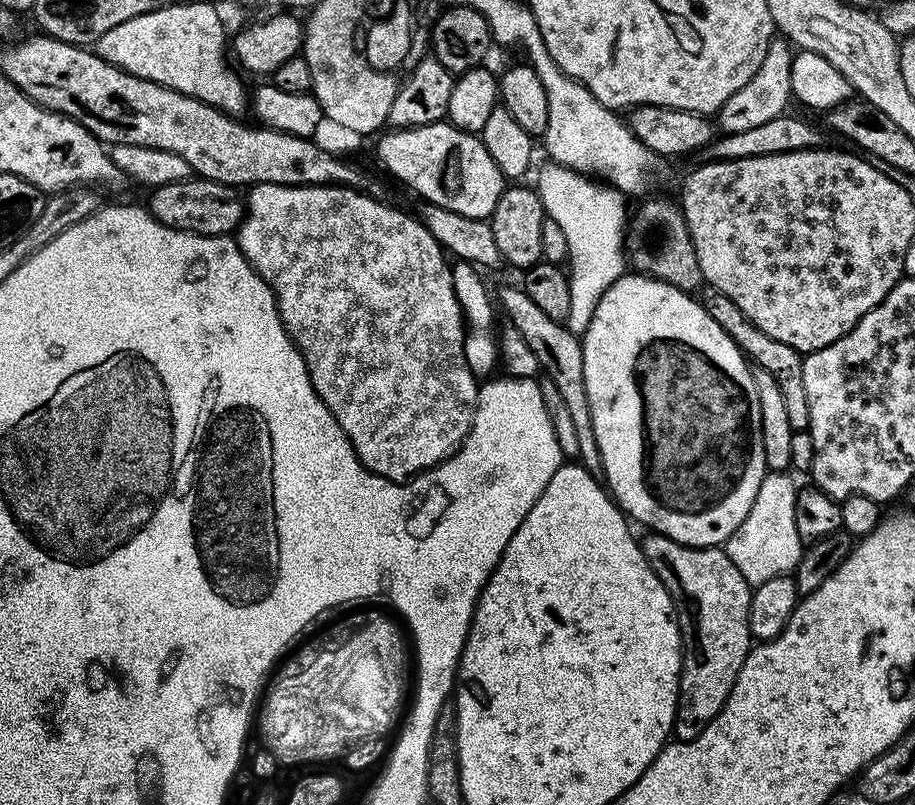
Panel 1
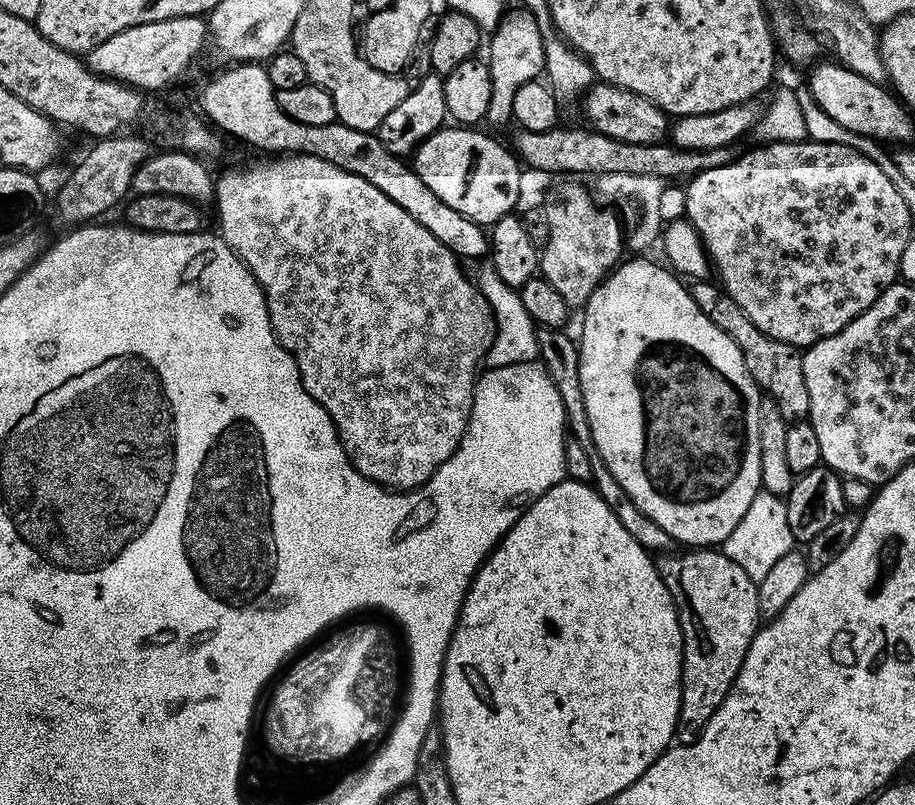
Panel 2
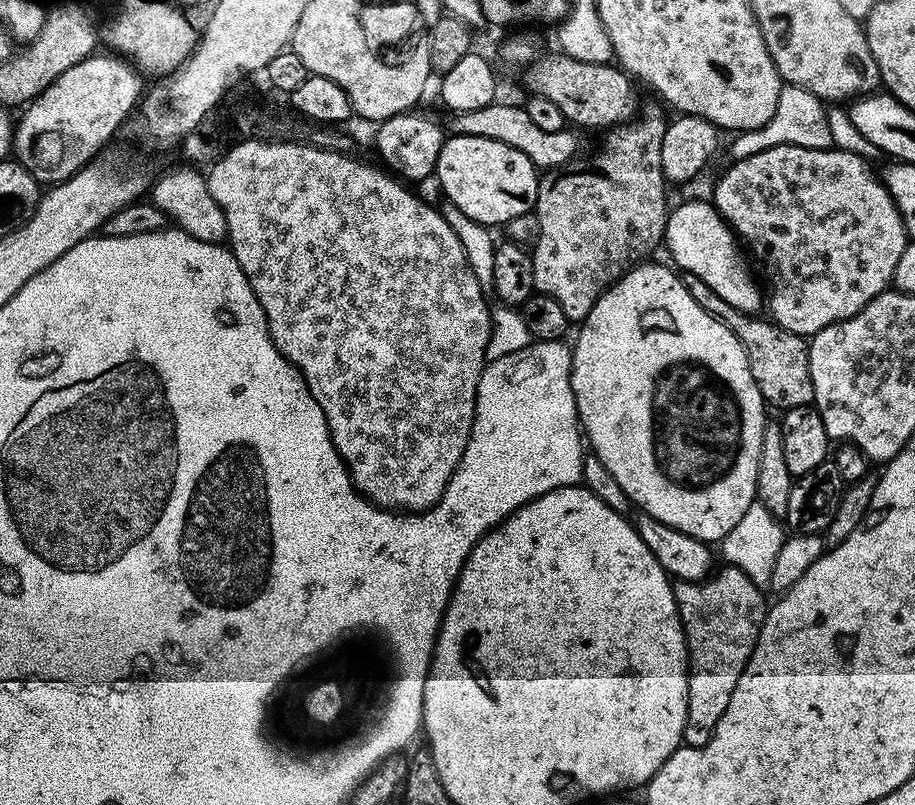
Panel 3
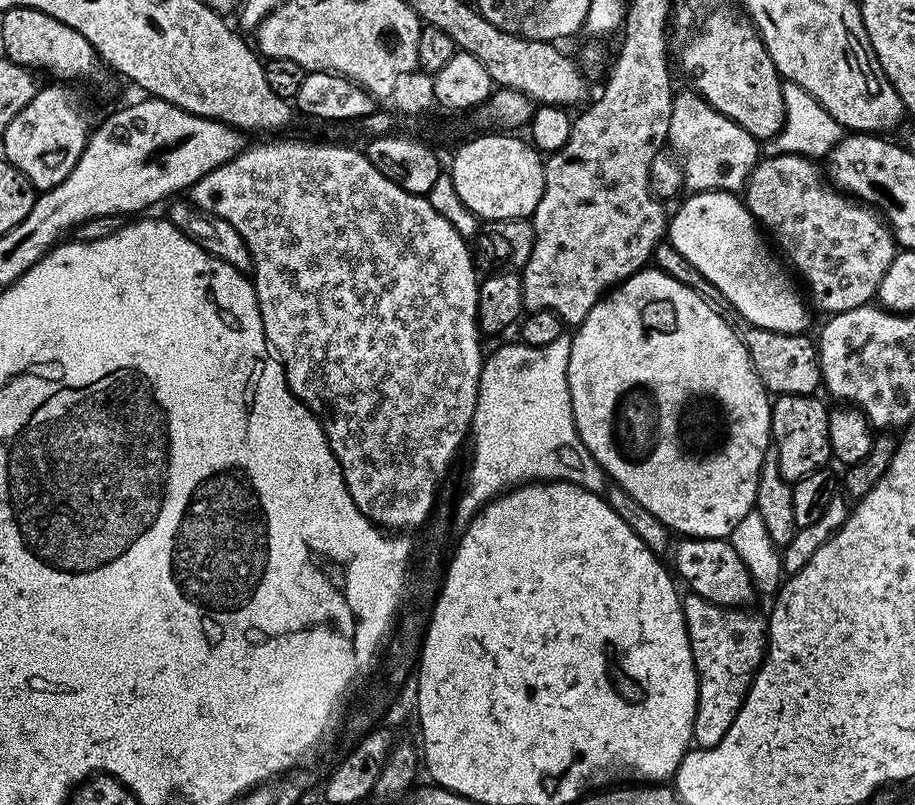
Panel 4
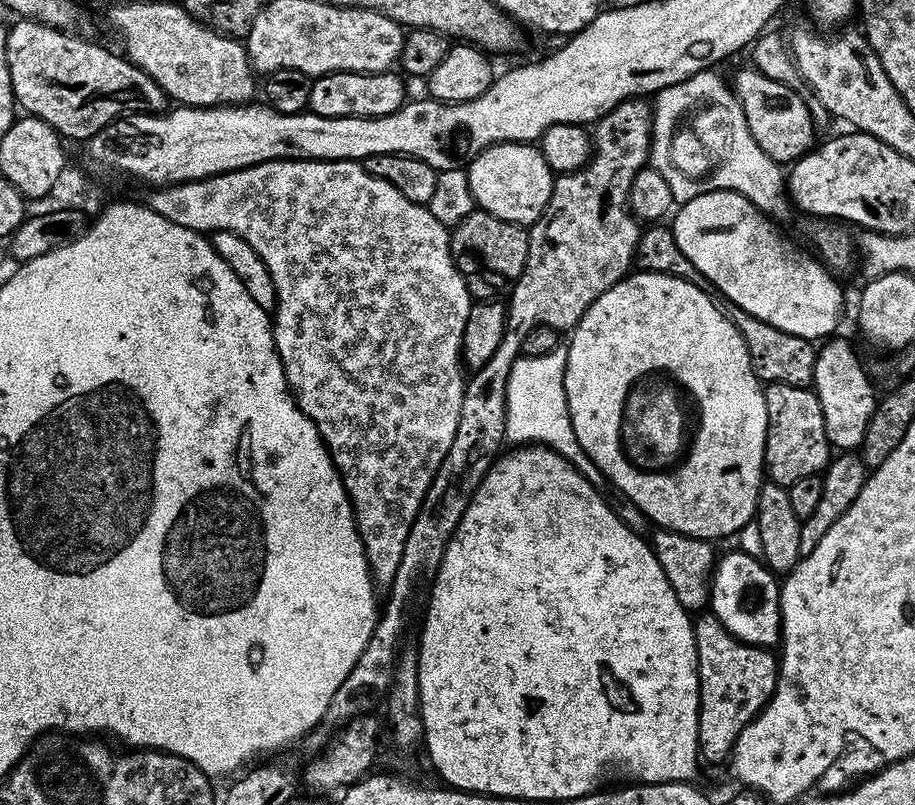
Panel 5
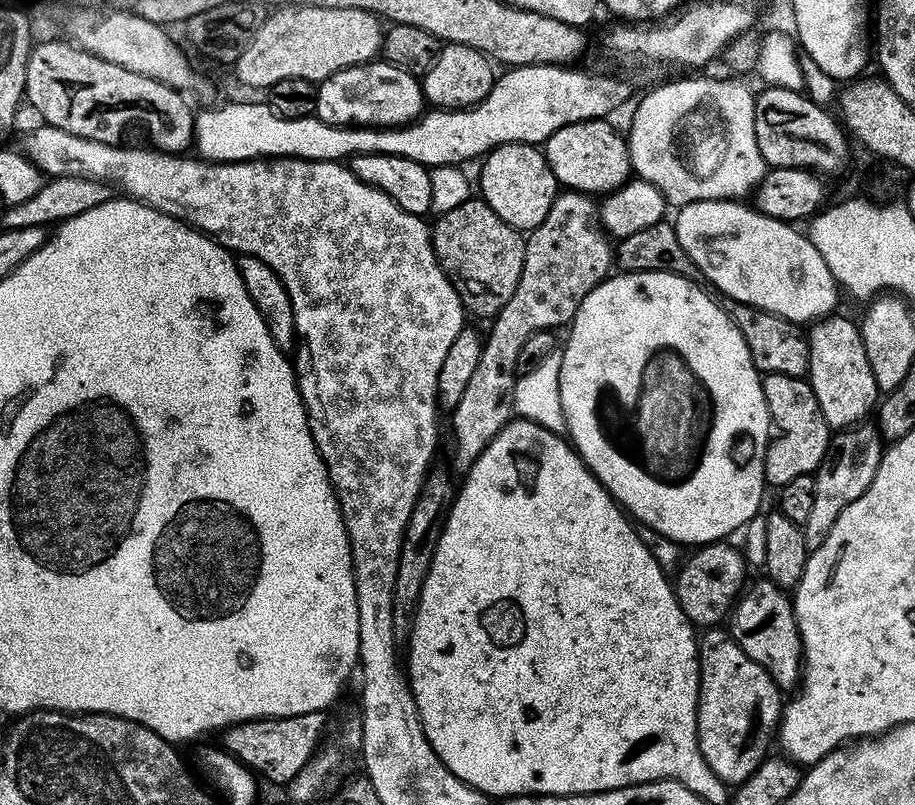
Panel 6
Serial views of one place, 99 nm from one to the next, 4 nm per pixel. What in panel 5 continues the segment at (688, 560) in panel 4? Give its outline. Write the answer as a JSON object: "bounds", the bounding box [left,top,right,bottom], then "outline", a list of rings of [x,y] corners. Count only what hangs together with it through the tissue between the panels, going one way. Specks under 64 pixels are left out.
{"bounds":[710,552,780,649],"outline":[[[728,552],[719,557],[710,581],[710,612],[722,622],[731,636],[756,648],[775,649],[780,638],[780,585],[773,572],[759,555]]]}

